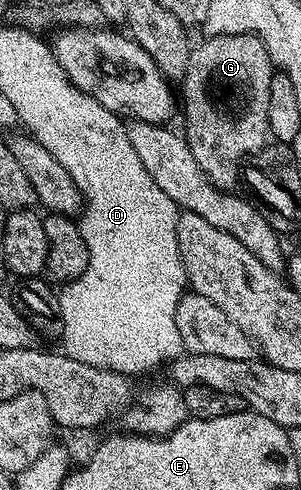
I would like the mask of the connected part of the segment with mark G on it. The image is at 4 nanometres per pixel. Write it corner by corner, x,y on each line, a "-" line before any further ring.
250,33
246,35
212,35
204,38
204,43
194,48
189,57
189,69
183,74
181,86
183,86
183,95
181,91
181,119
187,122
187,131
185,130
185,138
189,149
193,153
194,160
197,165
201,165
201,173
205,173
205,177
212,185
219,188
221,191
230,192
231,187
240,182
241,168
244,166
245,160
249,155
256,155
262,147
268,146
269,143
269,81
273,74
273,64
269,53
265,49
265,45
257,36

